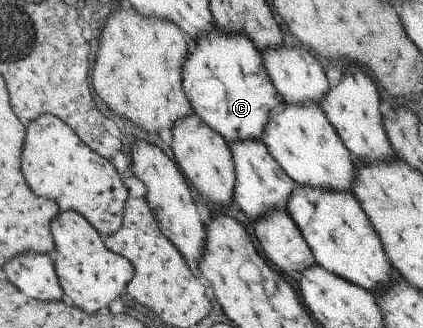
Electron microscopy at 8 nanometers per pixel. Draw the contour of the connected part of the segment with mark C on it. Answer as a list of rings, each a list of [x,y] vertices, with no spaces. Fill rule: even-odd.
[[[215,27],[193,41],[192,51],[185,55],[181,65],[181,86],[192,111],[208,124],[226,143],[234,140],[260,140],[261,131],[267,122],[267,115],[281,108],[277,91],[266,75],[259,51],[244,34],[223,32]]]

